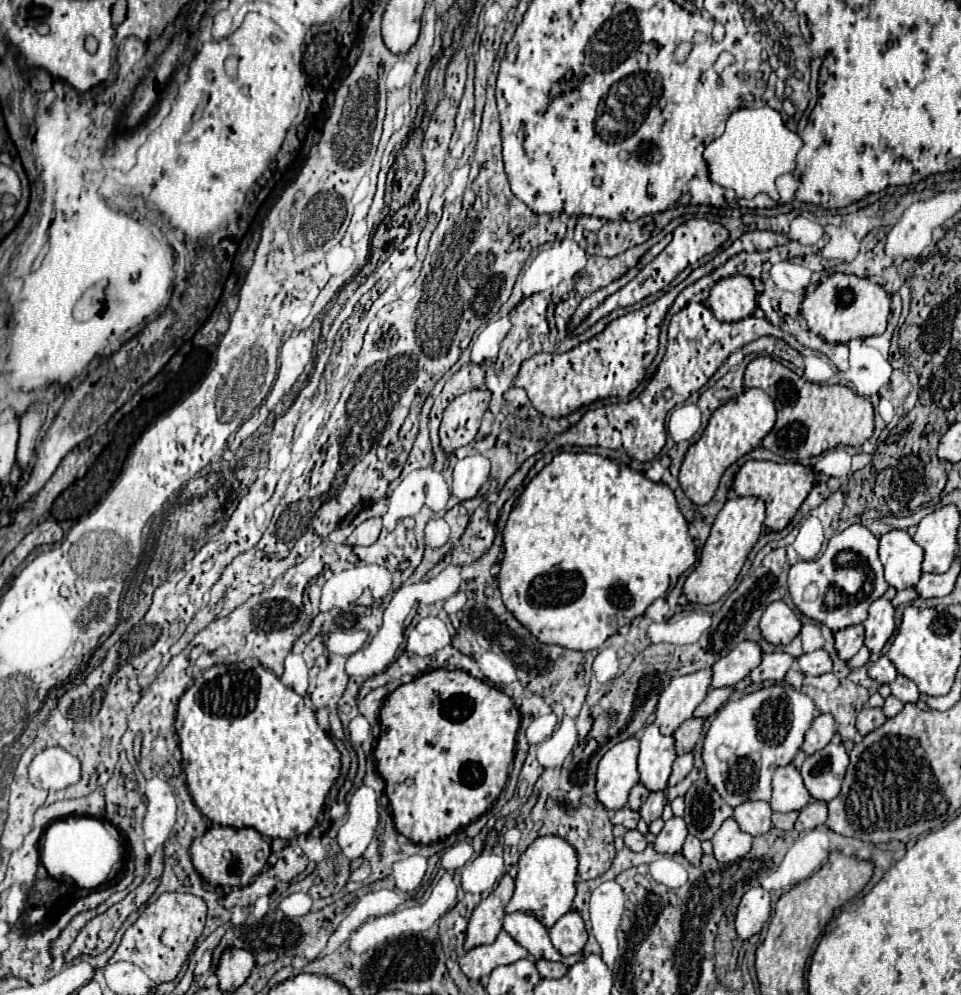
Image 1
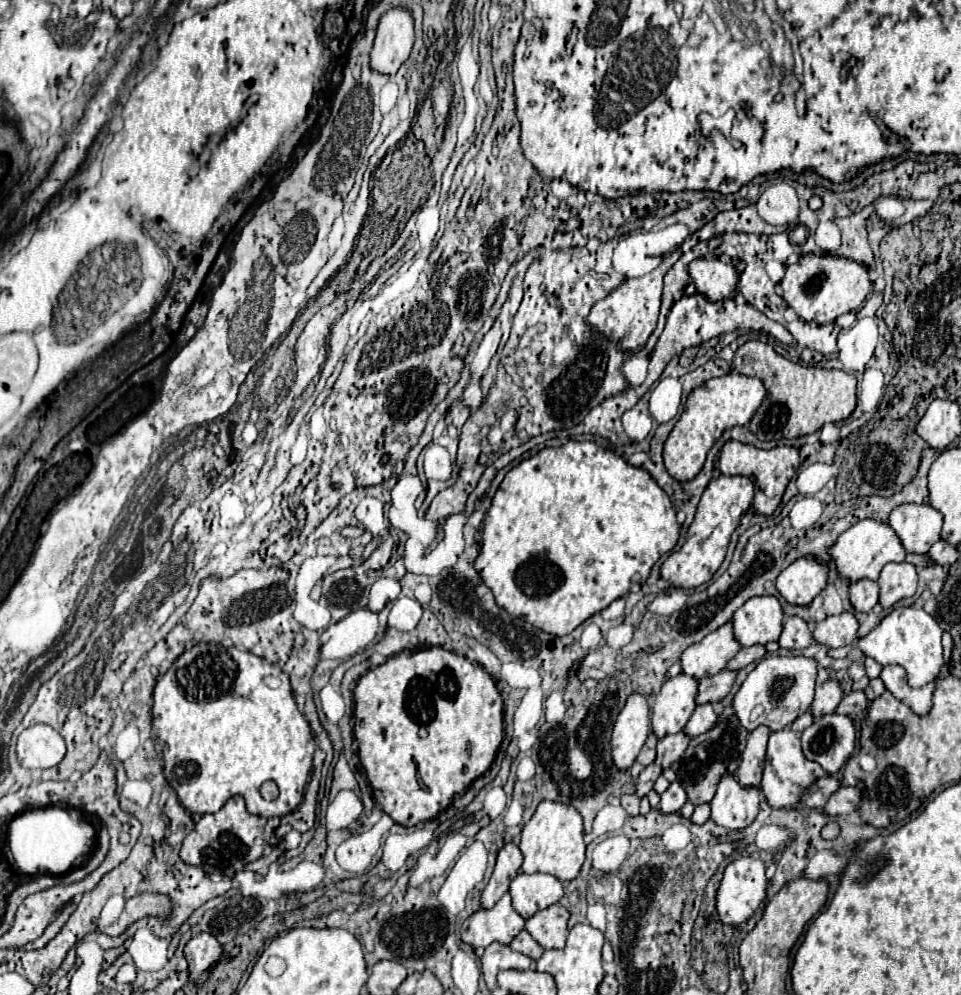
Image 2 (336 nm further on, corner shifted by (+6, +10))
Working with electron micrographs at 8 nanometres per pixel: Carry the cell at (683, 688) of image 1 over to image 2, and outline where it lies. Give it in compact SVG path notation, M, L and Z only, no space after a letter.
M727 622L719 630L707 634L699 644L689 646L681 654L679 662L683 674L693 676L699 682L705 676L719 674L737 652L739 652L739 644L735 644L731 622Z

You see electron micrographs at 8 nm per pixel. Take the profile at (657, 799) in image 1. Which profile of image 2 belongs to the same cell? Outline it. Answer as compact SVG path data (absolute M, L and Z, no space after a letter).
M679 732L675 736L665 736L663 740L657 742L657 758L655 758L655 764L661 770L671 768L683 756L683 752L687 750L687 744L689 744L689 736L685 736L683 732Z

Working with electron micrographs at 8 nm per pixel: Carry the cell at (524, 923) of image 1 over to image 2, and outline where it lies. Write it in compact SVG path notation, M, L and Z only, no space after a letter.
M519 874L511 886L509 894L513 908L521 918L531 918L535 912L549 908L563 898L563 884L551 874Z

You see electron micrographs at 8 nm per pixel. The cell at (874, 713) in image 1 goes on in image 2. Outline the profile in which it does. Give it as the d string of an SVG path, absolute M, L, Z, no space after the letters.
M851 692L847 696L843 696L841 704L837 706L837 714L845 714L845 716L853 716L853 714L861 714L867 708L867 698L863 692Z

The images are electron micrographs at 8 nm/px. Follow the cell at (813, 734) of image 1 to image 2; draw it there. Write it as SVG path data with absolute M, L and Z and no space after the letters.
M827 680L819 688L815 688L815 698L813 698L813 704L809 708L813 718L821 720L823 716L833 714L835 708L839 706L841 698L843 698L843 692L841 692L837 680Z

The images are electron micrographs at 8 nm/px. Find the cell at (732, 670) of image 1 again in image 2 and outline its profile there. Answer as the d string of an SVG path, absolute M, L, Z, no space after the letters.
M775 596L751 598L733 614L735 640L743 648L773 642L781 634L781 620L783 610Z

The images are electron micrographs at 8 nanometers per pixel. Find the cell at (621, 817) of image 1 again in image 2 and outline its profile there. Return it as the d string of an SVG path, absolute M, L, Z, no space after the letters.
M649 764L649 766L639 774L639 778L637 778L637 782L635 782L635 786L637 786L635 794L637 794L639 798L645 798L645 796L653 790L653 784L655 784L655 780L657 780L659 776L661 776L659 768L655 768L655 764Z

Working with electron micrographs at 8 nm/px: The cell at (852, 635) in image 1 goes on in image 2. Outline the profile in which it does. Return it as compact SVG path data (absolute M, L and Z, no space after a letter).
M859 580L849 586L849 600L857 612L871 612L871 608L877 604L879 598L879 586L871 580Z

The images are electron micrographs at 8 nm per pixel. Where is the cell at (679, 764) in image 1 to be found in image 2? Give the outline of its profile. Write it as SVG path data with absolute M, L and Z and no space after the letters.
M711 704L697 706L697 708L695 708L695 712L691 714L691 718L689 718L687 726L683 728L683 732L685 732L689 738L695 738L695 736L699 736L699 734L707 732L707 730L715 724L715 720L717 720L717 714L713 712Z

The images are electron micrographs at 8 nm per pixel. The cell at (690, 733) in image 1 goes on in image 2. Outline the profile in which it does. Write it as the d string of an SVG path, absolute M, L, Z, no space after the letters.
M721 670L721 672L715 674L715 676L703 678L703 680L699 682L699 690L697 690L697 698L695 698L697 706L721 702L721 700L729 694L729 690L731 690L731 686L733 686L733 682L735 682L735 676L737 676L737 672Z

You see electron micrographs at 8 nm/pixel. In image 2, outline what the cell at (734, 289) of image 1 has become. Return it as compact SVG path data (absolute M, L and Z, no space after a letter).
M699 258L689 264L689 274L697 286L697 292L711 302L733 296L739 276L732 263L721 262L719 258Z

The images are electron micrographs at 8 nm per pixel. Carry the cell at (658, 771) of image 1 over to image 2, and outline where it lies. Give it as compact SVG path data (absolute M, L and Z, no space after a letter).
M685 674L663 684L653 702L651 732L661 740L667 734L677 734L685 728L695 710L697 680Z

